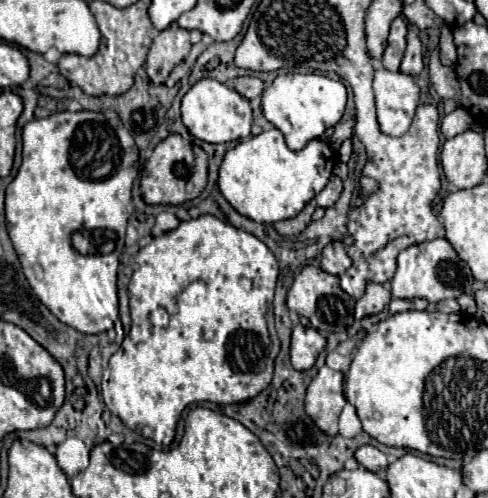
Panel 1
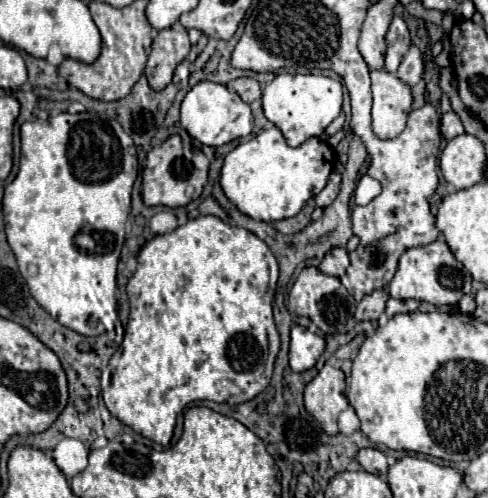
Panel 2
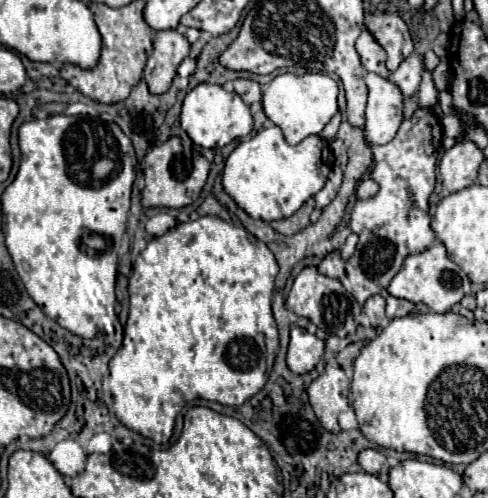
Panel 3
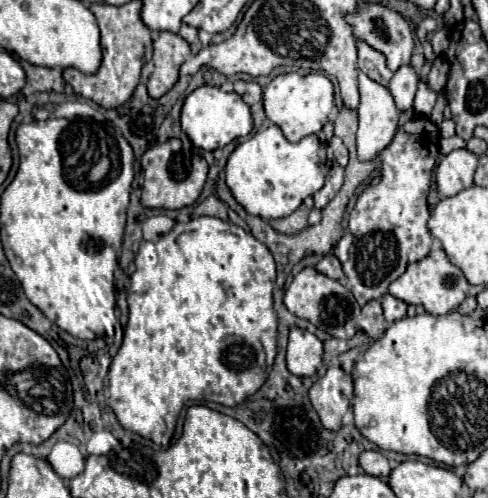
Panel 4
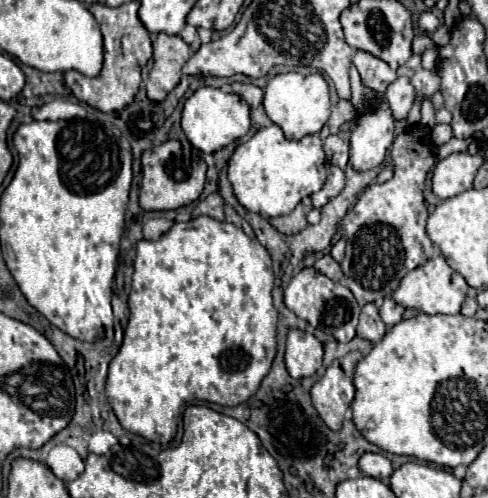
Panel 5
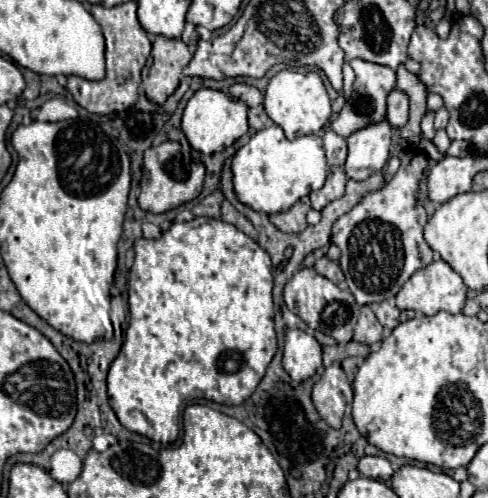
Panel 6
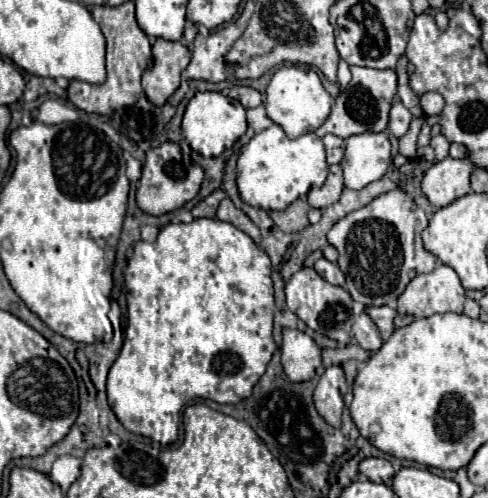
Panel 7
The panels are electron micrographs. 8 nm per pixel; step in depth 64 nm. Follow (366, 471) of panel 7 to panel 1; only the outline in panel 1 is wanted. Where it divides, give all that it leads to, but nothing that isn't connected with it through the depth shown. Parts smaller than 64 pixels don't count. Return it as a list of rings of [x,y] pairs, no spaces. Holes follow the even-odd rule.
[[[360,446],[356,450],[356,460],[366,470],[370,470],[370,472],[378,474],[380,478],[384,478],[386,468],[388,468],[388,460],[386,460],[386,454],[380,452],[378,448],[374,448],[374,446]]]

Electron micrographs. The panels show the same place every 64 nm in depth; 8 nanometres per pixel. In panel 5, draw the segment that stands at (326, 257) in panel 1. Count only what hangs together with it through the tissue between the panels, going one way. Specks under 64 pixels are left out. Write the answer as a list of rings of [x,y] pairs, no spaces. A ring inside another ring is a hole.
[[[330,254],[322,256],[322,258],[314,264],[314,268],[316,268],[320,274],[328,276],[330,280],[334,280],[334,282],[340,282],[340,280],[344,278],[344,274],[342,274],[342,270],[340,270],[340,264],[338,264]]]

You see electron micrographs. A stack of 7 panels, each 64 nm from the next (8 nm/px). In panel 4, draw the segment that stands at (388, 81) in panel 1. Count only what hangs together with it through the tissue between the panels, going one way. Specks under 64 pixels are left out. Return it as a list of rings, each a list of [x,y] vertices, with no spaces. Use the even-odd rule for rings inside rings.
[[[358,72],[358,88],[360,88],[360,104],[358,104],[358,132],[356,132],[356,154],[358,160],[370,162],[376,160],[378,154],[392,142],[398,128],[398,108],[392,100],[388,88],[370,80],[366,74]]]

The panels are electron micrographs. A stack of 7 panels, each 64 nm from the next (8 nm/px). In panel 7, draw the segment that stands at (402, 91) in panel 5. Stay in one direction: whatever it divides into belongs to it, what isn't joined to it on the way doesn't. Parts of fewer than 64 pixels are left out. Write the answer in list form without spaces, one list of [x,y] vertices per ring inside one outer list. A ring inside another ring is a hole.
[[[396,100],[392,104],[392,110],[390,110],[390,124],[388,124],[388,130],[400,140],[406,132],[408,132],[408,126],[412,122],[412,114],[406,110],[406,106]]]

